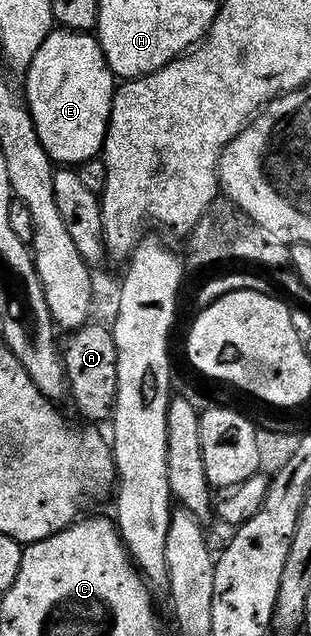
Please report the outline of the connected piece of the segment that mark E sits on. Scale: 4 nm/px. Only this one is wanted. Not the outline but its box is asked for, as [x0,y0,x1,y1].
[22,27,114,166]

